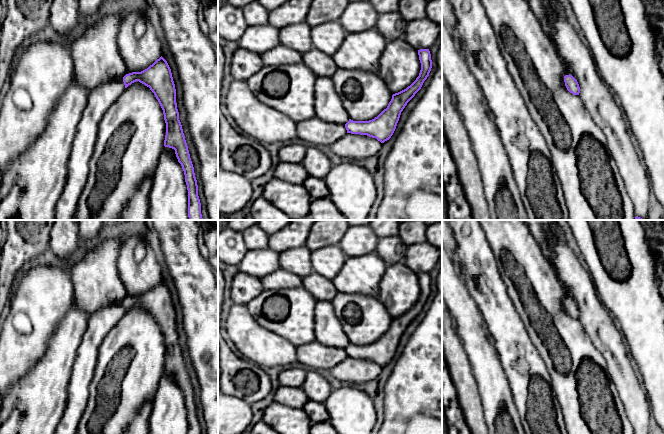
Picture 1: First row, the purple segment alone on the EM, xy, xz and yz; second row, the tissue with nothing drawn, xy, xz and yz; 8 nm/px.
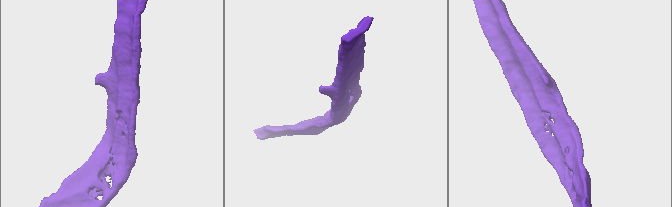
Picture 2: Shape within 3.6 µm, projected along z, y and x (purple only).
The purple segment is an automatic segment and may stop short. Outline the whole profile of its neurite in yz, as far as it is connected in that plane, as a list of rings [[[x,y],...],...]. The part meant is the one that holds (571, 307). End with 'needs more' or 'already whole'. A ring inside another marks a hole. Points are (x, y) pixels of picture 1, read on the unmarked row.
[[[565,299],[564,306],[567,314],[573,319],[579,319],[580,311],[577,304],[572,299]]] | already whole

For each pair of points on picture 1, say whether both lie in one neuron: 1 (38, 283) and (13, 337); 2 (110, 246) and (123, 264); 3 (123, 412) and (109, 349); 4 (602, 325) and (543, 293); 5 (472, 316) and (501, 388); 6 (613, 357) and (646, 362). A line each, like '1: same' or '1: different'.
1: same
2: different
3: same
4: different
5: same
6: different

